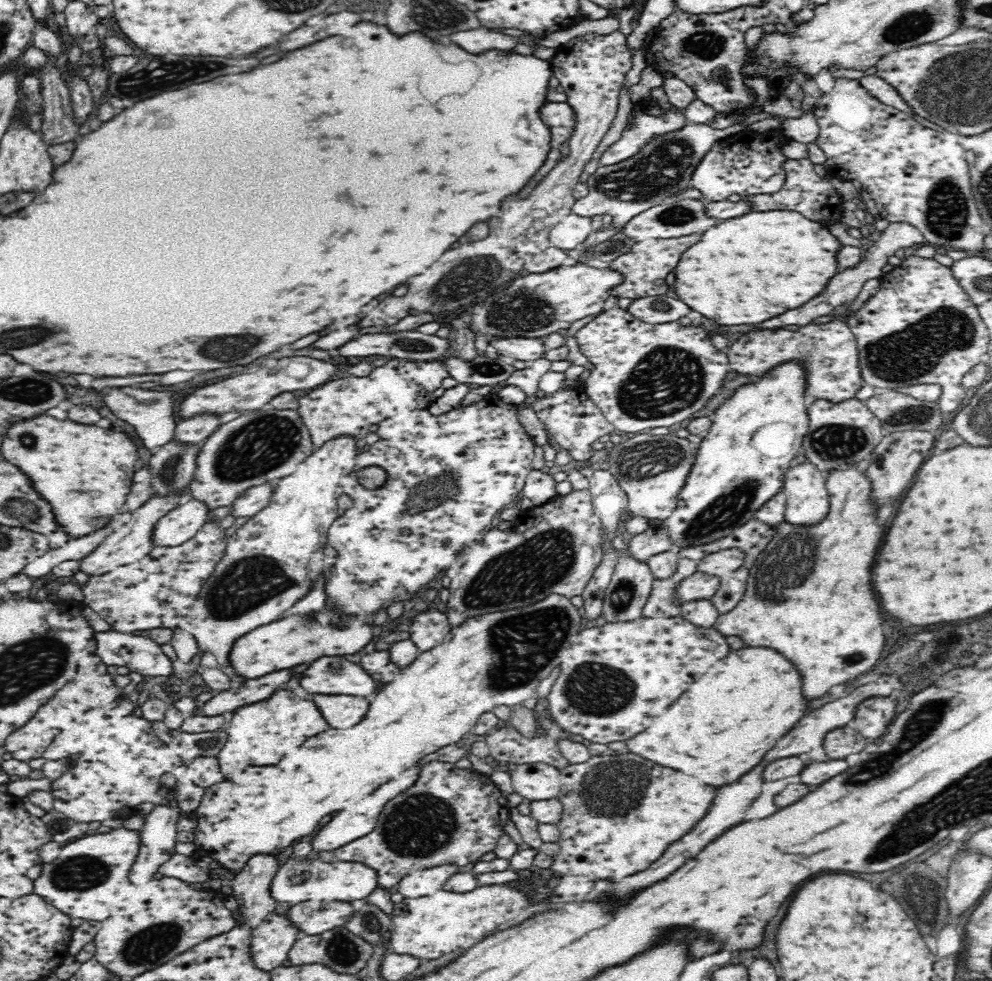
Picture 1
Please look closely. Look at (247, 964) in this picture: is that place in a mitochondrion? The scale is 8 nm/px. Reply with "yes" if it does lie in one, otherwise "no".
no

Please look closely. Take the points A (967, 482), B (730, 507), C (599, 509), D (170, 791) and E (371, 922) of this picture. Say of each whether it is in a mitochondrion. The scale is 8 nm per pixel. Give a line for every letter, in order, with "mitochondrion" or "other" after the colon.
A: other
B: mitochondrion
C: other
D: other
E: mitochondrion

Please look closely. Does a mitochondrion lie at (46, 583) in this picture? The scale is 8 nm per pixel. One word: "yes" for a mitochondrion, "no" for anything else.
no

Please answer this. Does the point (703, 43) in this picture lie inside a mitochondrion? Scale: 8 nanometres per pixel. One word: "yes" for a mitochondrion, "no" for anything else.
yes

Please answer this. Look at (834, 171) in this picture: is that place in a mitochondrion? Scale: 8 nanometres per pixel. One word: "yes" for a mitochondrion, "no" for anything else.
no

